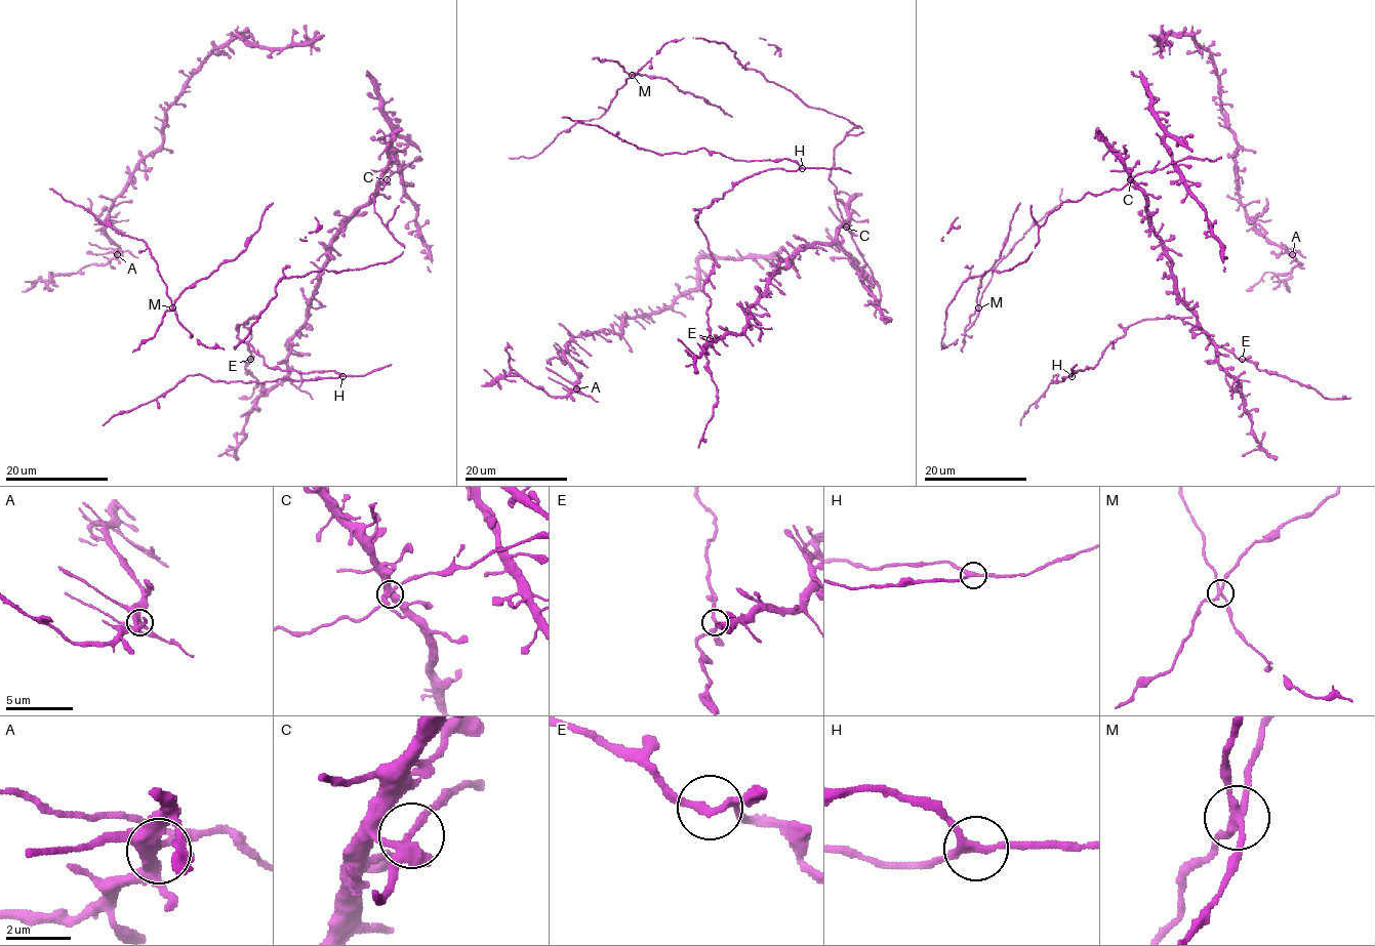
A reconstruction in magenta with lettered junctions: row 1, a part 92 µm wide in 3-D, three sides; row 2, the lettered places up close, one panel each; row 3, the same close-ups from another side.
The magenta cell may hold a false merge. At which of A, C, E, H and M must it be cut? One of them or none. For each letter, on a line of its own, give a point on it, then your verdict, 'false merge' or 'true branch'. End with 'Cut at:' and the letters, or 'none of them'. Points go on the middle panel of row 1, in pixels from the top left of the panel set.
A: place (576, 388); true branch
C: place (846, 227); true branch
E: place (710, 338); true branch
H: place (802, 168); true branch
M: place (632, 75); false merge
Cut at: M

